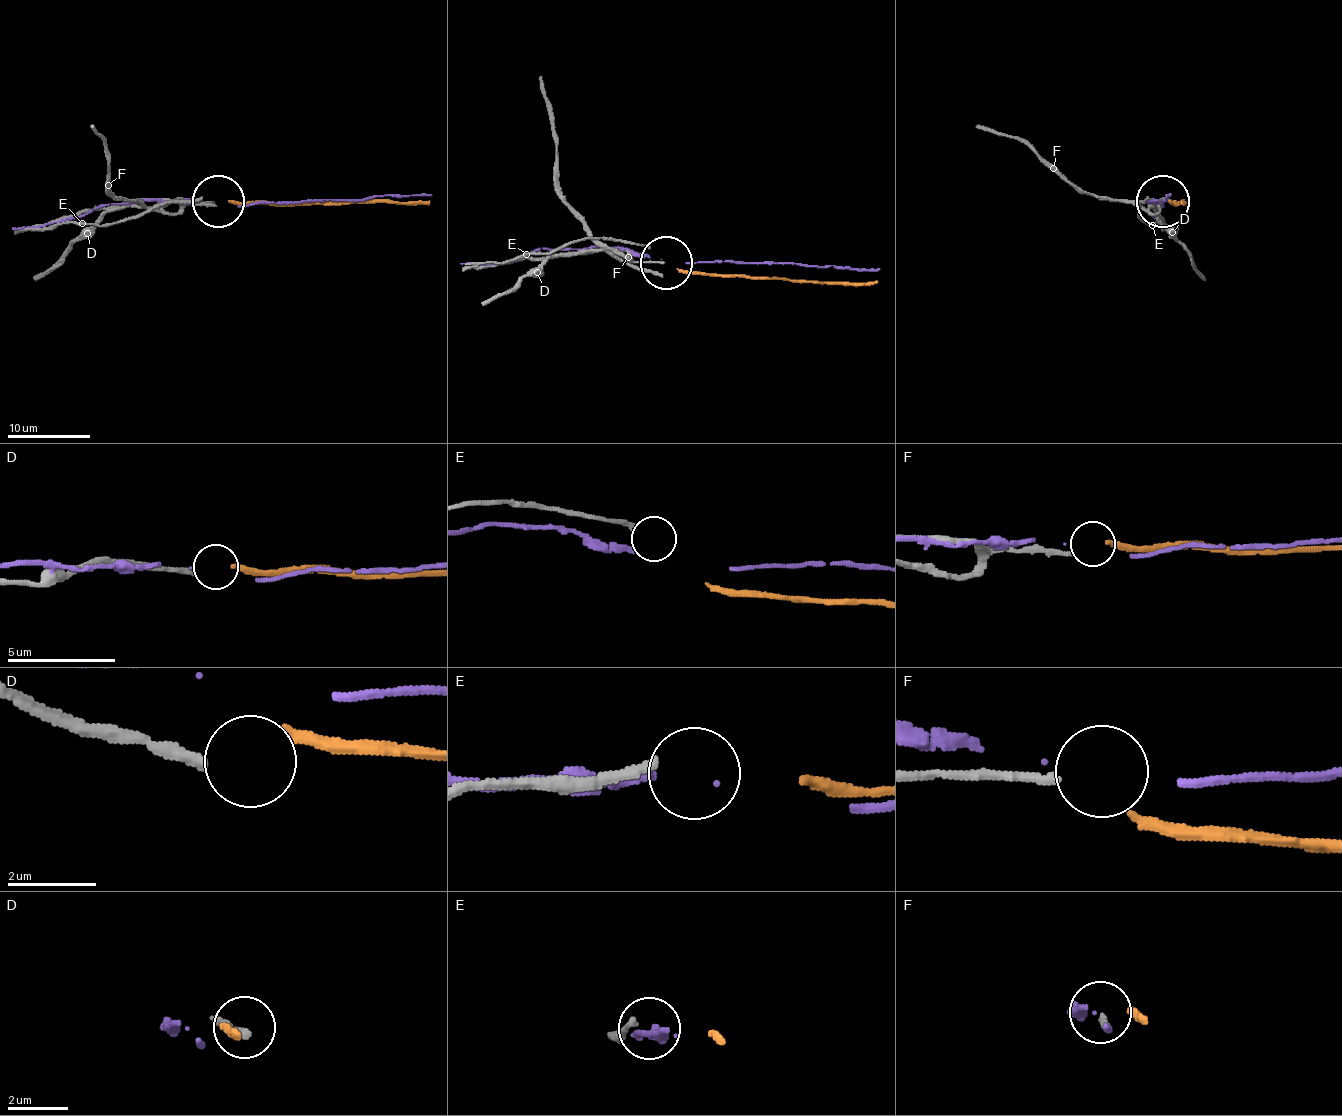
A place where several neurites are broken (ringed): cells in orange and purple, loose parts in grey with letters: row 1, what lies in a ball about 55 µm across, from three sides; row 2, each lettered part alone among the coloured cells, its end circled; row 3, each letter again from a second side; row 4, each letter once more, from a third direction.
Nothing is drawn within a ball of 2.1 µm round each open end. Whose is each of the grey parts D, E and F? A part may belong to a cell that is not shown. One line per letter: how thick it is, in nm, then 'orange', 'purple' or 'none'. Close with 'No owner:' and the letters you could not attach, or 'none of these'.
D: calibre 300 nm; none
E: calibre 200 nm; none
F: calibre 200 nm; none
No owner: D, E, F

